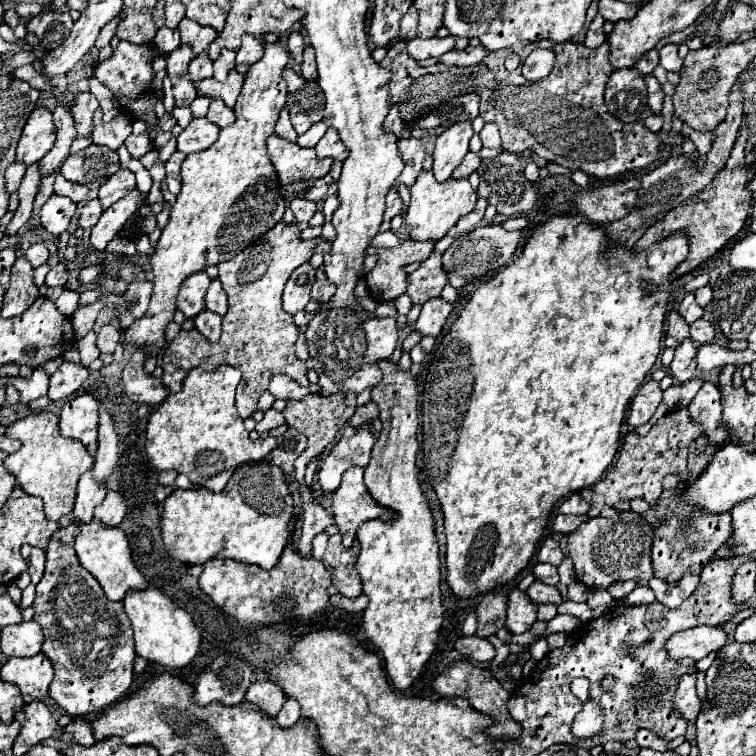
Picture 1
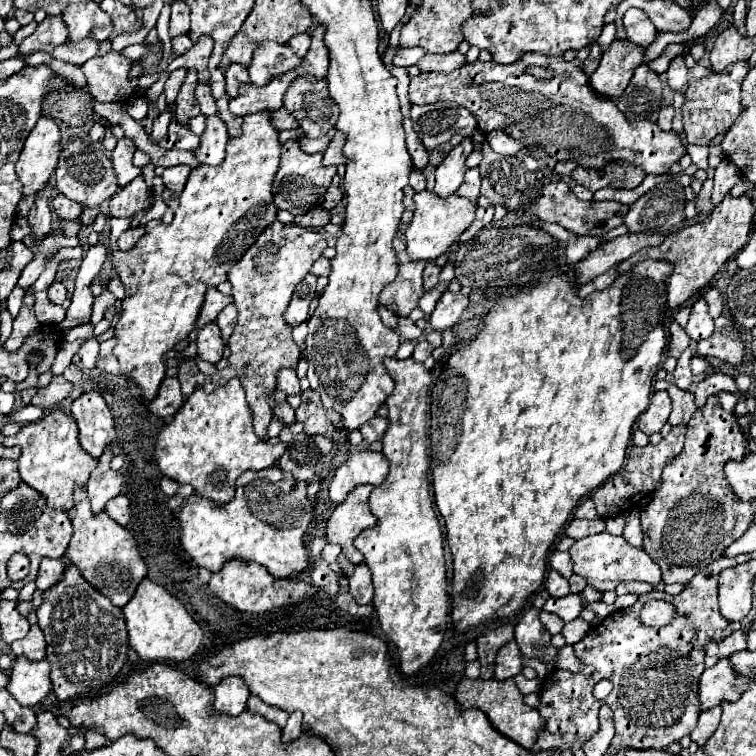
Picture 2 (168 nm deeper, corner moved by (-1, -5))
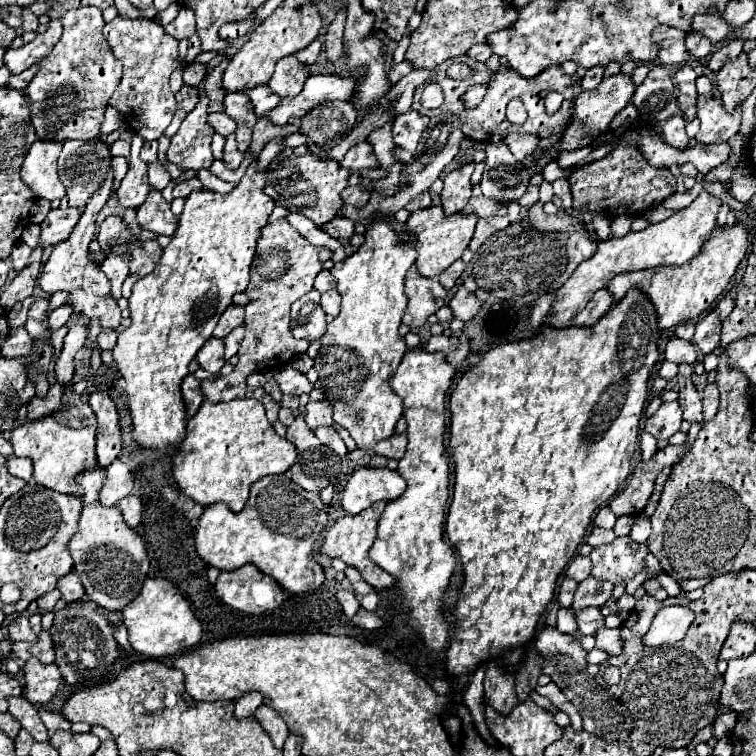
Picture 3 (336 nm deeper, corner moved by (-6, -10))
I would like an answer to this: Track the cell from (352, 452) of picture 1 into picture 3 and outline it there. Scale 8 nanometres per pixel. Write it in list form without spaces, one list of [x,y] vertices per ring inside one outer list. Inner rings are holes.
[[[360,468],[352,474],[342,496],[348,514],[360,514],[376,502],[392,502],[406,490],[404,478],[388,468]]]

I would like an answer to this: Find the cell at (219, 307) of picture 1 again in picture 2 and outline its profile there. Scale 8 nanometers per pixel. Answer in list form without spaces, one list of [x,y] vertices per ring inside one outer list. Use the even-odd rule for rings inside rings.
[[[229,303],[227,309],[223,309],[217,315],[217,325],[221,327],[221,335],[223,335],[225,343],[227,343],[227,337],[231,335],[233,327],[235,327],[235,321],[237,321],[237,307],[235,307],[235,303]]]

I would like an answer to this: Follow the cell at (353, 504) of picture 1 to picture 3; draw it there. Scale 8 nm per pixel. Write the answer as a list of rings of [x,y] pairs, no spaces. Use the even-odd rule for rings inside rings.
[[[380,502],[380,506],[372,506],[372,510],[364,510],[364,514],[356,514],[356,516],[344,516],[344,518],[338,518],[336,524],[326,532],[326,538],[320,546],[320,552],[328,558],[340,558],[346,566],[352,566],[356,568],[362,578],[376,590],[384,590],[384,588],[392,588],[396,578],[388,572],[384,572],[378,564],[374,564],[370,558],[368,558],[368,550],[372,548],[374,540],[376,540],[376,526],[378,526],[378,518],[384,510],[384,502]]]

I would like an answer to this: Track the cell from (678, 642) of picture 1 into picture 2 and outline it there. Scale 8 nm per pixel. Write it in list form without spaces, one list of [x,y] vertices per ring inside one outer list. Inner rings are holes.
[[[735,631],[719,641],[705,643],[705,655],[713,655],[713,657],[727,657],[727,655],[743,651],[743,649],[745,649],[745,633],[743,631]]]

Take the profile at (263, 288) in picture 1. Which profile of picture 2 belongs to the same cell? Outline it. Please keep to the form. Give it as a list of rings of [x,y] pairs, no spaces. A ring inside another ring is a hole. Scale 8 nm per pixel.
[[[275,221],[261,233],[261,237],[241,257],[241,261],[237,261],[227,273],[227,279],[233,285],[233,301],[239,311],[237,325],[227,343],[231,349],[227,367],[215,375],[203,375],[195,365],[195,357],[181,359],[177,367],[177,379],[185,397],[189,397],[197,385],[211,391],[229,379],[239,377],[247,393],[253,431],[259,439],[267,439],[265,431],[273,419],[269,409],[269,395],[275,391],[277,373],[281,369],[295,369],[297,361],[301,359],[301,351],[291,337],[291,325],[285,323],[283,313],[291,301],[295,285],[311,271],[311,265],[323,255],[325,247],[327,241],[319,231],[303,229],[295,223],[283,225]]]

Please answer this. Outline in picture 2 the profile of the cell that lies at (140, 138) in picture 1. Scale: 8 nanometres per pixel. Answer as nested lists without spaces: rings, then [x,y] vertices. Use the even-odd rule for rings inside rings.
[[[165,109],[165,111],[153,121],[153,131],[151,131],[151,135],[149,135],[149,141],[151,141],[151,143],[157,143],[159,139],[165,137],[169,121],[171,121],[171,113]]]

